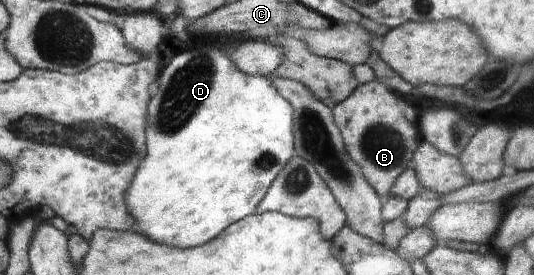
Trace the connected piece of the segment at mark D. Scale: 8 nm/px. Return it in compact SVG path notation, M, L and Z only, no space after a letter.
M194 42L187 50L169 51L165 58L161 77L158 78L159 92L155 94L155 102L149 104L149 124L146 126L147 146L146 157L139 165L130 189L126 190L126 207L135 217L137 231L148 236L151 240L178 247L194 247L213 241L234 222L253 215L258 205L264 200L270 186L277 180L278 174L286 168L287 164L298 156L295 140L295 114L293 105L279 94L272 80L263 75L250 75L239 70L223 44Z

